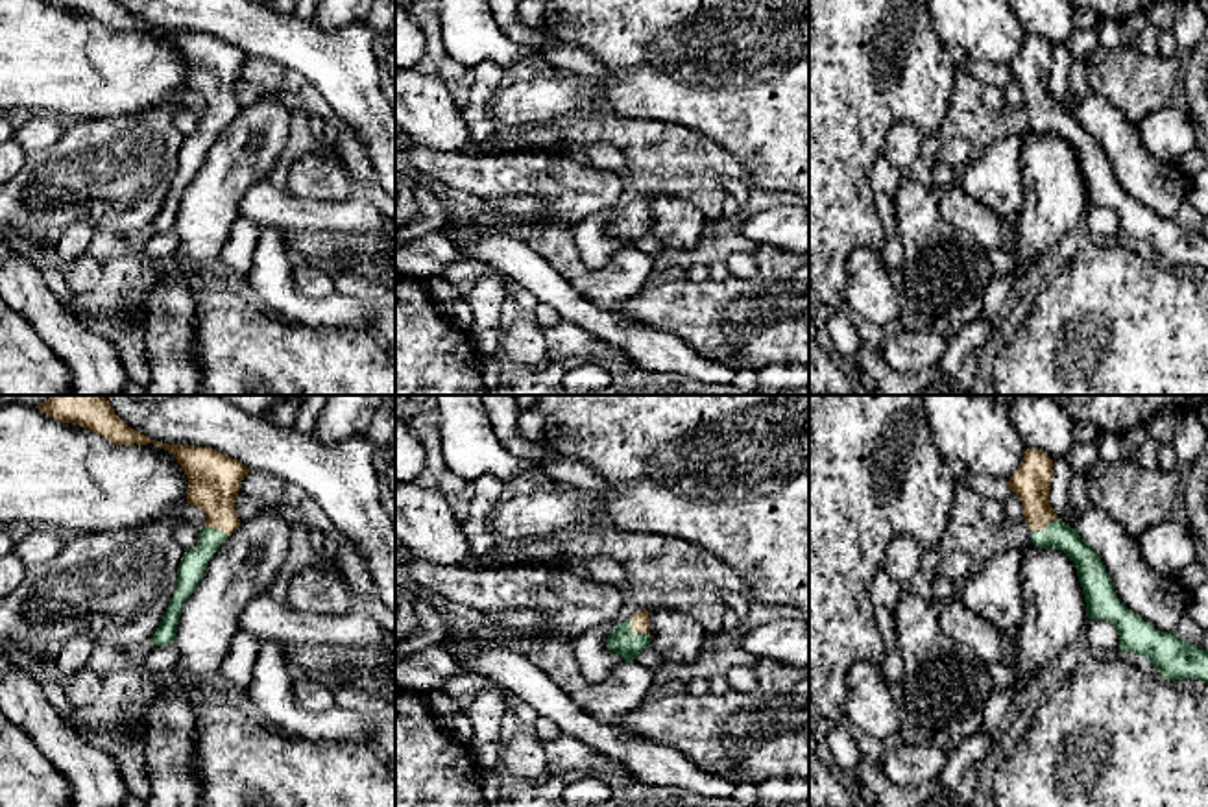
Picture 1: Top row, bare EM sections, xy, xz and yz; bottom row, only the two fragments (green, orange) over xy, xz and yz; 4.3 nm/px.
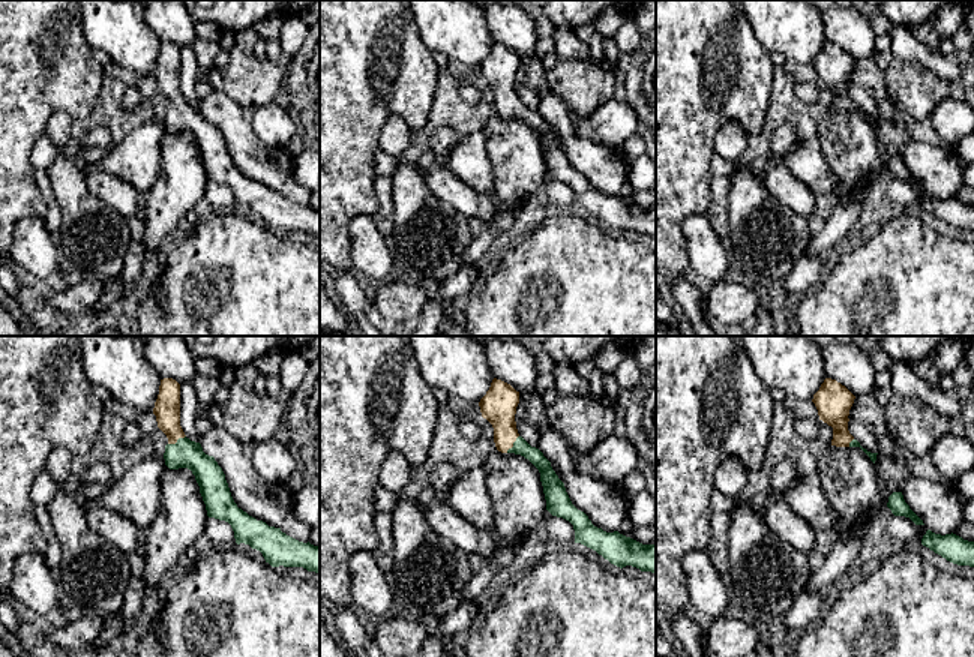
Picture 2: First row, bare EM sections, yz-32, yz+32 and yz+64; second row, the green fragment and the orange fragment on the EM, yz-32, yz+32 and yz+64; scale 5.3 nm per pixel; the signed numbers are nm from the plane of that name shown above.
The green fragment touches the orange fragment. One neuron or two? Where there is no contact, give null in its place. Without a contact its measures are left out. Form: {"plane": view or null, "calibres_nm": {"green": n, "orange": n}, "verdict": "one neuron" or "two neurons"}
{"plane": "xz", "calibres_nm": {"green": 130, "orange": 80}, "verdict": "two neurons"}

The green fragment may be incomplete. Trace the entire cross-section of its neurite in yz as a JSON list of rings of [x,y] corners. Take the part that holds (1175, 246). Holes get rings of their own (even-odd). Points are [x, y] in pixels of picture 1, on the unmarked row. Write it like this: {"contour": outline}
{"contour": [[[1062,105],[1031,118],[1040,135],[1062,137],[1077,155],[1086,188],[1086,203],[1108,207],[1119,222],[1119,236],[1147,244],[1164,266],[1201,266],[1208,271],[1208,236],[1186,229],[1175,218],[1160,218],[1129,196],[1116,181],[1114,170],[1093,133]]]}

